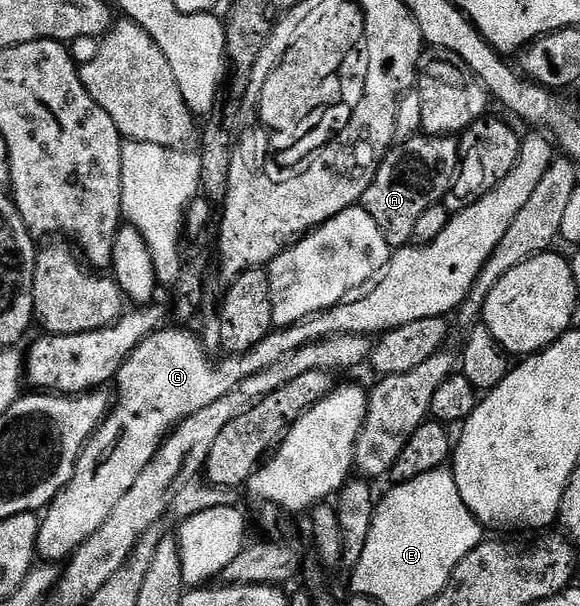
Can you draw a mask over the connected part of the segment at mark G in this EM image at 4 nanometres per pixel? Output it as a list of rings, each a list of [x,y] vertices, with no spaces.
[[[544,132],[532,133],[536,134],[530,135],[529,138],[525,137],[521,141],[520,155],[514,164],[514,168],[510,168],[506,180],[502,180],[497,186],[490,188],[490,192],[486,192],[486,196],[482,196],[474,204],[455,211],[449,217],[446,228],[442,228],[442,232],[438,232],[434,241],[399,247],[389,257],[386,269],[379,275],[378,281],[371,287],[373,290],[369,294],[361,293],[356,296],[361,296],[361,298],[353,297],[351,300],[345,300],[339,306],[331,306],[330,309],[322,311],[321,314],[314,314],[311,318],[303,318],[301,322],[296,322],[292,326],[273,329],[272,333],[266,336],[266,340],[262,340],[260,344],[250,348],[250,352],[224,356],[219,360],[204,350],[204,343],[195,333],[192,335],[188,331],[191,329],[188,328],[176,328],[180,330],[161,328],[155,330],[146,340],[142,340],[142,344],[138,344],[138,348],[134,348],[134,352],[117,372],[114,387],[116,386],[120,395],[115,395],[114,405],[108,411],[108,417],[92,433],[91,440],[84,445],[84,451],[80,454],[74,476],[68,481],[66,488],[58,492],[58,496],[51,506],[43,511],[40,518],[38,540],[36,541],[39,557],[44,560],[56,560],[52,558],[70,559],[77,548],[84,541],[90,539],[90,536],[97,532],[98,528],[109,519],[110,512],[114,511],[118,505],[118,500],[133,487],[139,474],[150,464],[150,460],[154,460],[158,448],[164,443],[164,439],[175,430],[179,422],[186,420],[186,416],[194,416],[194,412],[199,412],[201,408],[207,408],[208,405],[214,404],[214,400],[222,400],[222,396],[226,396],[226,392],[238,388],[238,384],[242,384],[242,380],[262,372],[270,364],[282,360],[282,356],[286,356],[306,344],[316,342],[319,338],[329,338],[335,334],[376,336],[381,332],[395,330],[398,326],[410,324],[414,320],[442,318],[451,315],[451,310],[452,313],[459,311],[460,305],[464,303],[470,288],[474,284],[474,280],[478,280],[478,274],[482,272],[482,268],[490,260],[492,253],[498,248],[498,244],[502,244],[502,236],[506,236],[510,224],[514,224],[514,216],[518,216],[518,212],[522,212],[524,205],[530,201],[530,195],[536,191],[538,184],[542,181],[542,175],[546,173],[546,168],[550,168],[554,157],[554,146],[549,135]]]

